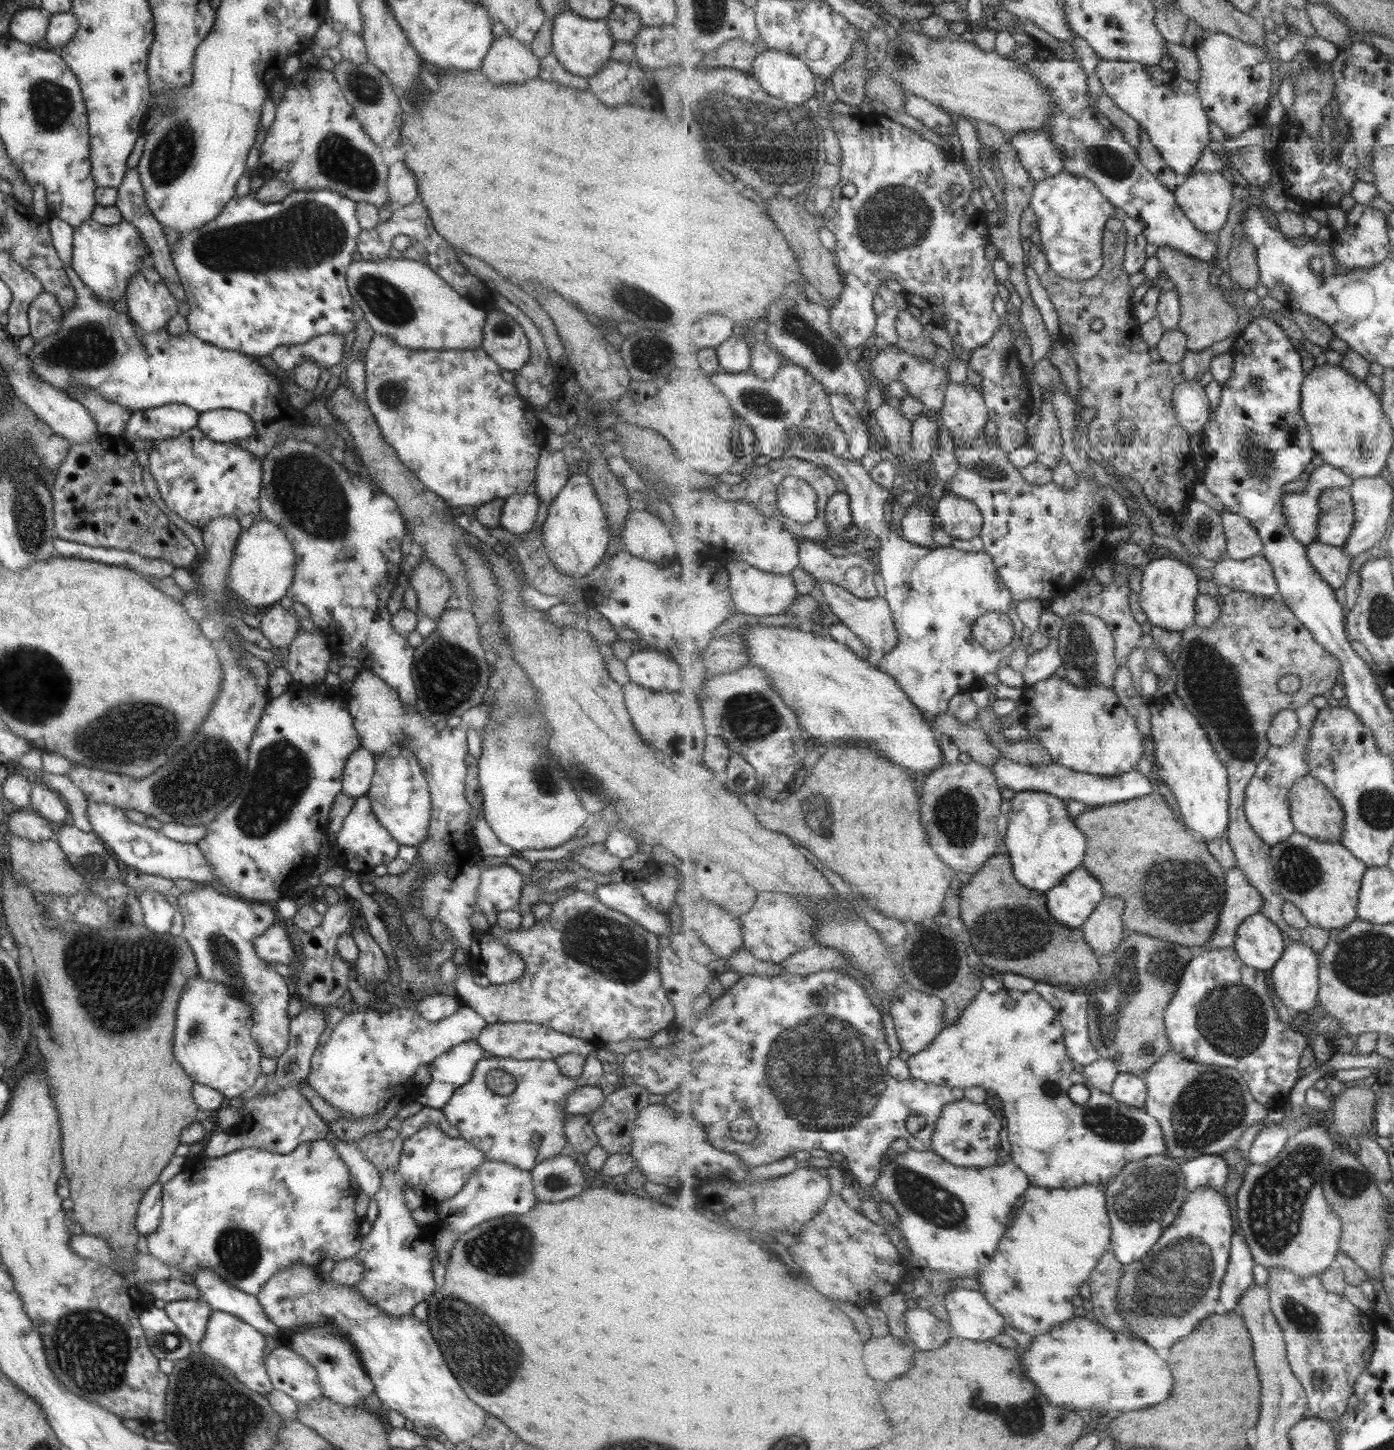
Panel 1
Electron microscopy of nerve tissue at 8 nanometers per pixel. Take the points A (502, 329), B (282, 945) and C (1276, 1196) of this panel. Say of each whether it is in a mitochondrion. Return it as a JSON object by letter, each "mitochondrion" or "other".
{"A":"mitochondrion","B":"other","C":"mitochondrion"}

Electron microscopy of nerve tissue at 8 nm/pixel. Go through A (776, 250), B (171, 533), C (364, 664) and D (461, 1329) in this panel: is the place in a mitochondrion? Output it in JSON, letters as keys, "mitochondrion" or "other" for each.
{"A":"other","B":"other","C":"other","D":"mitochondrion"}

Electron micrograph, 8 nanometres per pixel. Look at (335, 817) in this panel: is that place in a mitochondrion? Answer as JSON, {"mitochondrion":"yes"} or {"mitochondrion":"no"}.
{"mitochondrion":"no"}

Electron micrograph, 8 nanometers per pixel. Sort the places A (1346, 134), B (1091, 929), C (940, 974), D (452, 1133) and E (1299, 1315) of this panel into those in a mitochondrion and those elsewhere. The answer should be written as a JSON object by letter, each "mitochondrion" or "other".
{"A":"other","B":"other","C":"mitochondrion","D":"other","E":"mitochondrion"}

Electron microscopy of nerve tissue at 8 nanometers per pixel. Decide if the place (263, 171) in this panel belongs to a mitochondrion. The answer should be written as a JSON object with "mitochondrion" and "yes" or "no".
{"mitochondrion":"no"}

